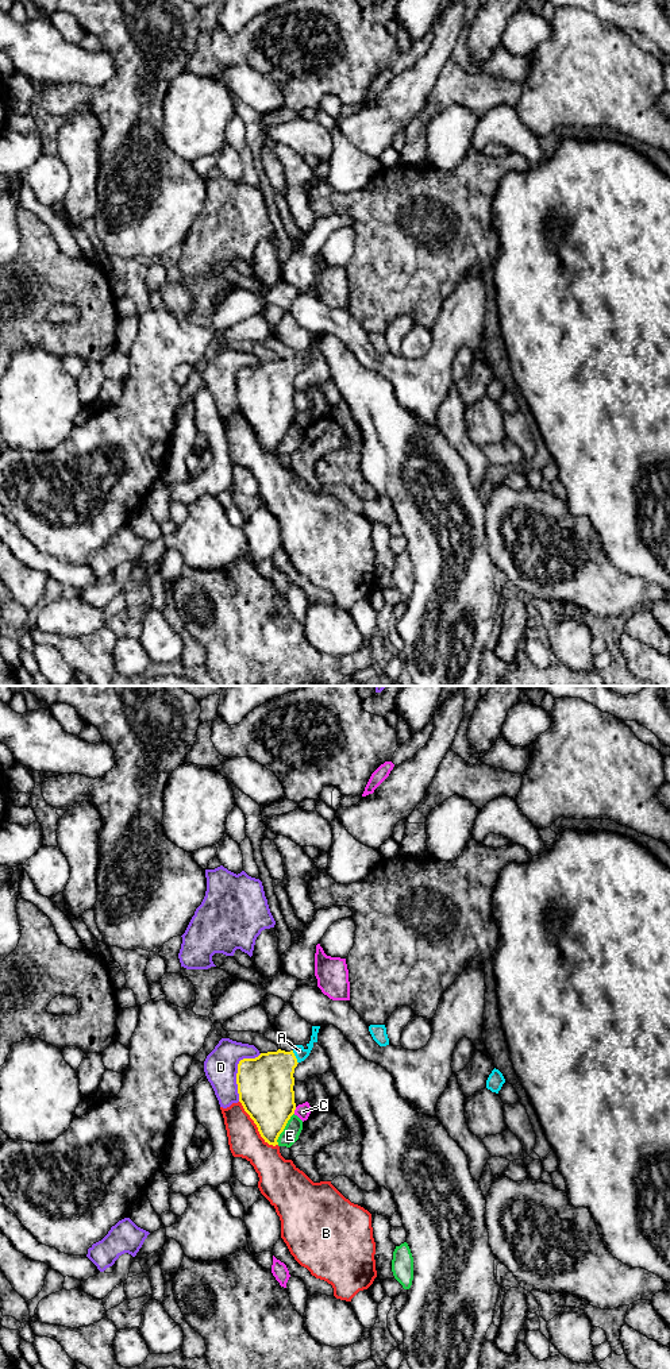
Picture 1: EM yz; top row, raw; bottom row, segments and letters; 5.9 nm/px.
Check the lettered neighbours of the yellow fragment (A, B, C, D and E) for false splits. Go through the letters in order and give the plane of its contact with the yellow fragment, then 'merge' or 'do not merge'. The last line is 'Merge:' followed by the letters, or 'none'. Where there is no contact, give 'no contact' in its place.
A: yz | merge
B: yz | do not merge
C: yz | do not merge
D: yz | do not merge
E: yz | do not merge
Merge: A

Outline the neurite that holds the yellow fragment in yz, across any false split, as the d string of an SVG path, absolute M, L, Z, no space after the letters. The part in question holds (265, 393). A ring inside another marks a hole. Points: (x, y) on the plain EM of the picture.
M312 335L307 358L294 354L290 360L261 362L255 367L243 367L238 373L236 393L239 410L269 454L277 448L294 423L294 377L304 370L317 351L320 335Z

